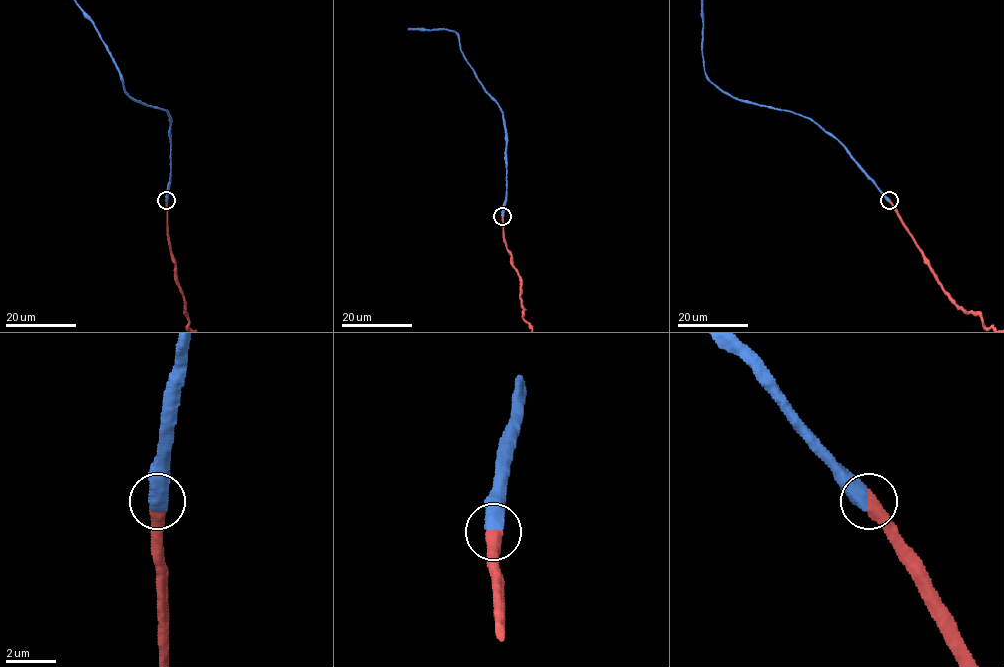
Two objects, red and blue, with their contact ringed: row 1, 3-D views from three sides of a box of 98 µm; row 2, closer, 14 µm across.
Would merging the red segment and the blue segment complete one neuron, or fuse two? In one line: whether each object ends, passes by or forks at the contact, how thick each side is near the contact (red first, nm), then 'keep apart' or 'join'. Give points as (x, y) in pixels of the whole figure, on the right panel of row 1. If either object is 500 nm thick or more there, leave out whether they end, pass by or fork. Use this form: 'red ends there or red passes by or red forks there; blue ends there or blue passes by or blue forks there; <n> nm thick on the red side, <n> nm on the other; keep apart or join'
600 nm thick on the red side, 600 nm on the other; join

